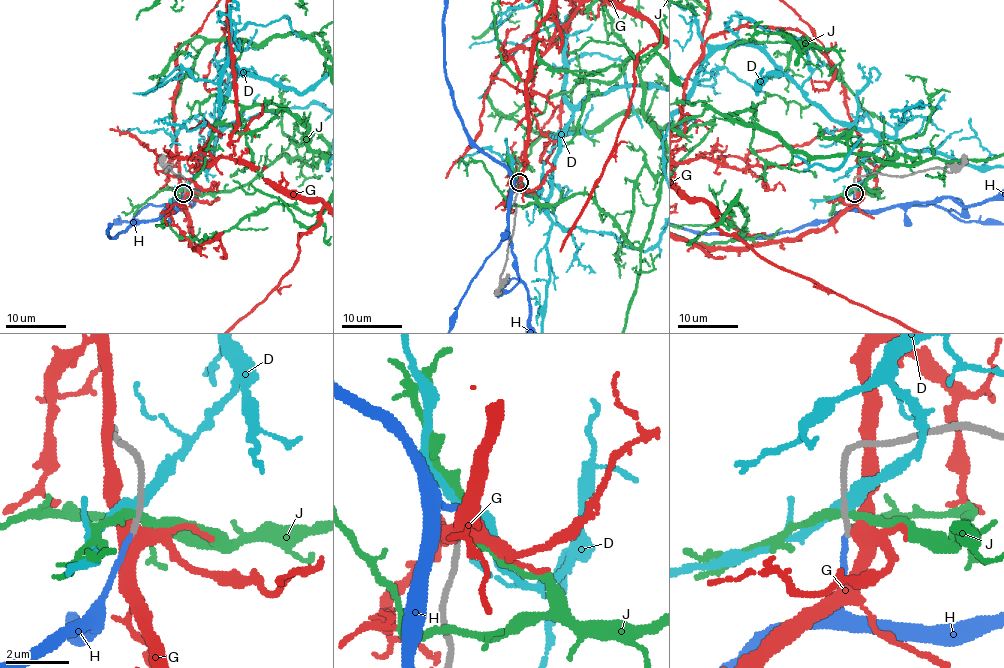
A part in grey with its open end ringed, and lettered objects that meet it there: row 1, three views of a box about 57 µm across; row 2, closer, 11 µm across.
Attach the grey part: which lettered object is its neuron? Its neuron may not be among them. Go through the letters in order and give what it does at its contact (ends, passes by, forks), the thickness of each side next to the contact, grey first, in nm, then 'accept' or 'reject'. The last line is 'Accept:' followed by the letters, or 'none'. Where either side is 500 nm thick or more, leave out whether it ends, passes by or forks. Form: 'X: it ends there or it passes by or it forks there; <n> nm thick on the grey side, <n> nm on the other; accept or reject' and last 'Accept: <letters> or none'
D: it passes by; 260 nm thick on the grey side, 380 nm on the other; reject
G: it forks there; 200 nm thick on the grey side, 400 nm on the other; reject
H: it ends there; 180 nm thick on the grey side, 150 nm on the other; accept
J: it passes by; 240 nm thick on the grey side, 240 nm on the other; reject
Accept: H

